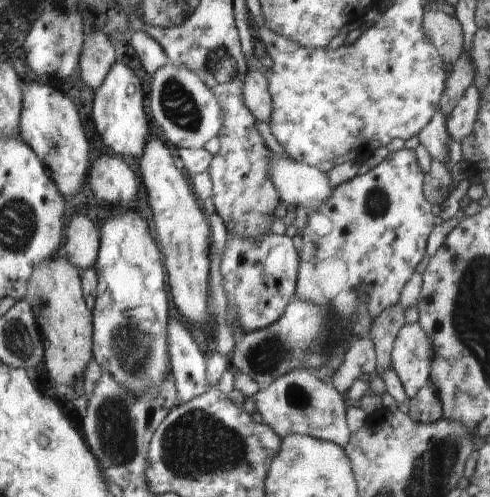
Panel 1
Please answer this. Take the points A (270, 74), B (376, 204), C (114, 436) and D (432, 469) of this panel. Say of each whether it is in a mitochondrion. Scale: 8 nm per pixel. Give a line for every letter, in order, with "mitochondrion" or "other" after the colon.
A: other
B: mitochondrion
C: mitochondrion
D: mitochondrion

